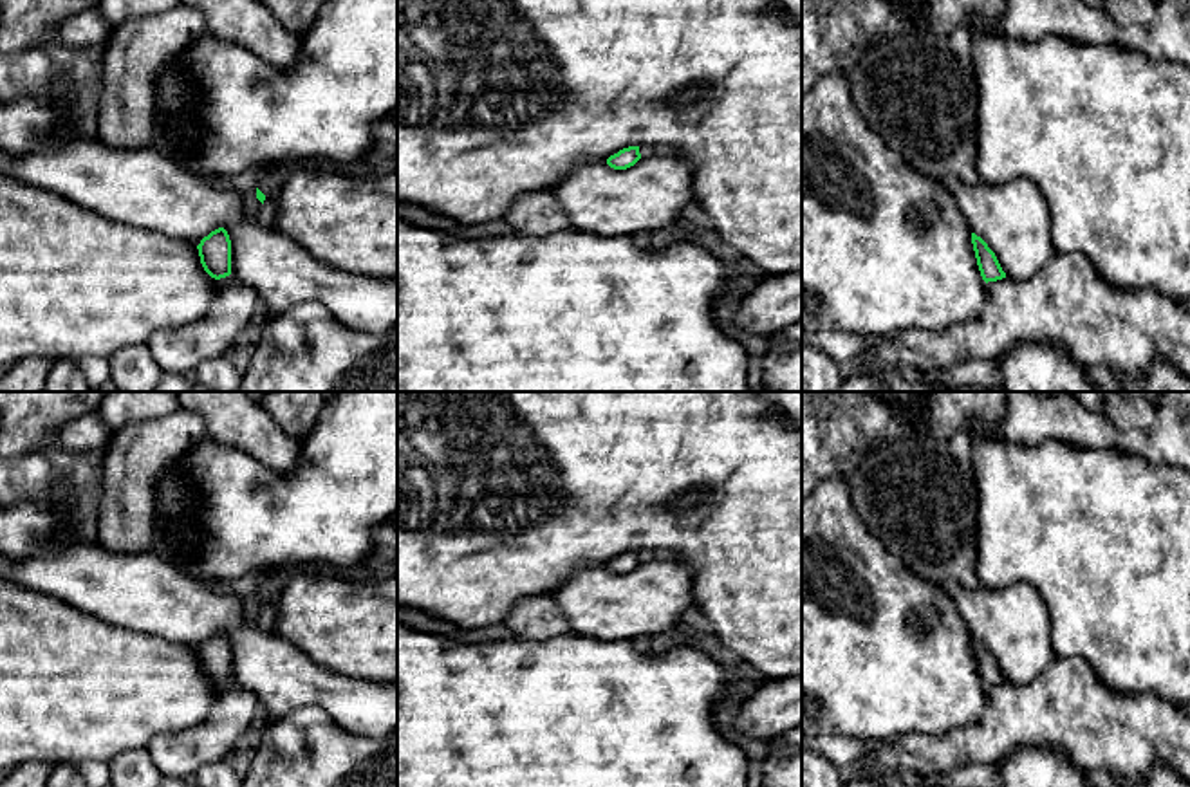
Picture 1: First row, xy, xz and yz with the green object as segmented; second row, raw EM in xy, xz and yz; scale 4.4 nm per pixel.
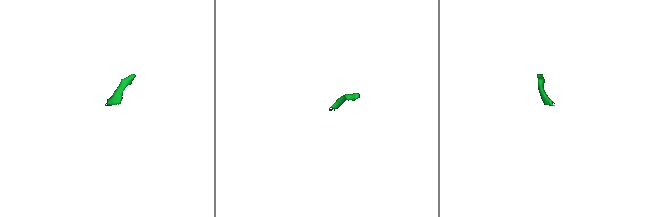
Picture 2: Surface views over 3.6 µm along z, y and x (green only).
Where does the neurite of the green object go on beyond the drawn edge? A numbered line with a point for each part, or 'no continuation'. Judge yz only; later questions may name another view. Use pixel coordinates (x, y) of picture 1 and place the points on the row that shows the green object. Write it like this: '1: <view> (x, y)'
no continuation

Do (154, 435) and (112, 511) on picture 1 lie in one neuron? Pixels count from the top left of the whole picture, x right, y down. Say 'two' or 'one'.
one

